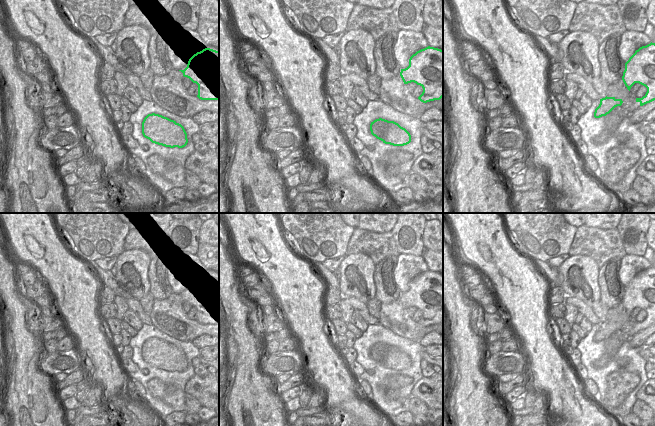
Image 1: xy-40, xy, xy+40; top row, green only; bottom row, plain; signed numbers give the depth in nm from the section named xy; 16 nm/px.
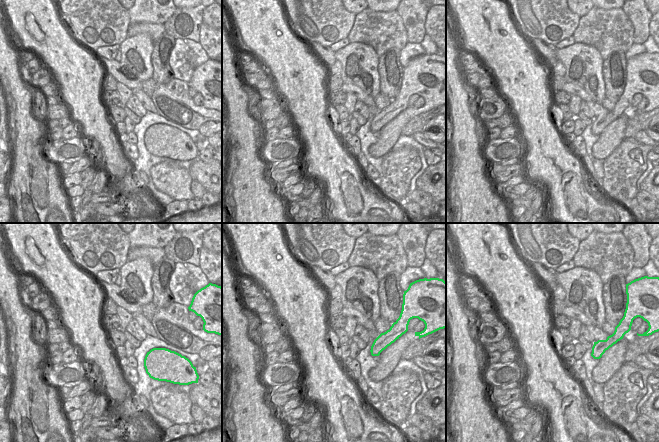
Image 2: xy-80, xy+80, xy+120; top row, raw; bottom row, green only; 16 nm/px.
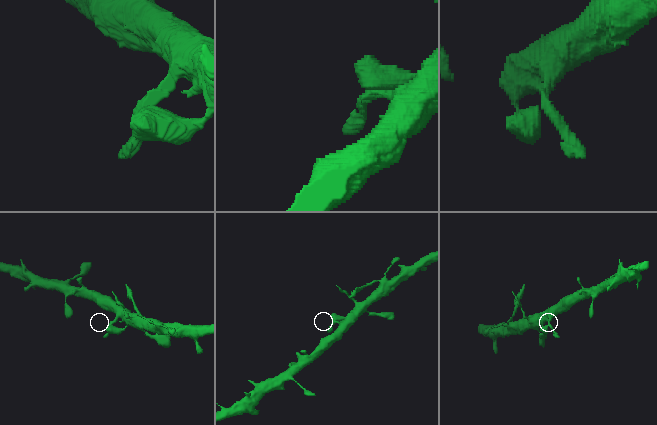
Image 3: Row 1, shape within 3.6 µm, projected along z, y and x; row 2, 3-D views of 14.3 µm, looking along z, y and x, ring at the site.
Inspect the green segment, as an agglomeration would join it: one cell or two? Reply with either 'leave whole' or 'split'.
leave whole

